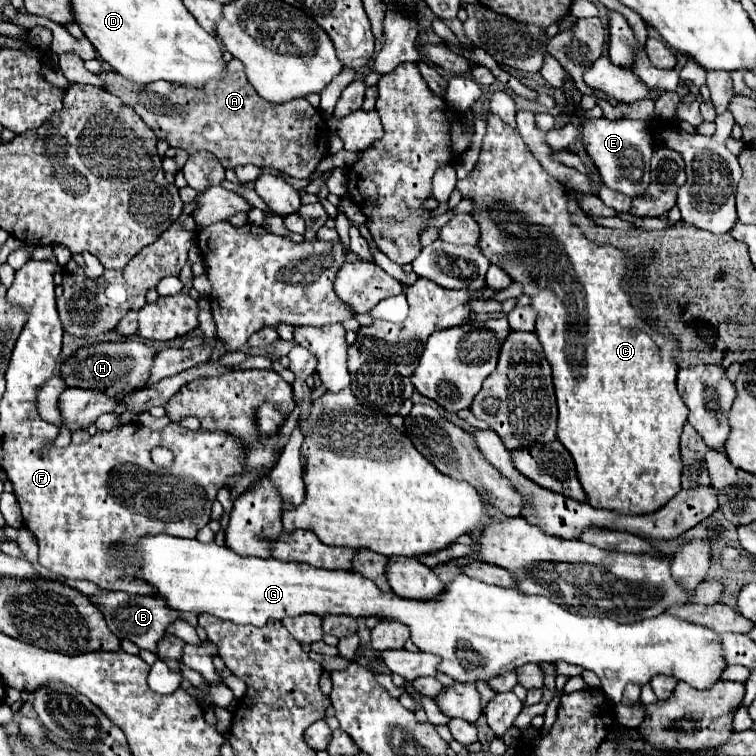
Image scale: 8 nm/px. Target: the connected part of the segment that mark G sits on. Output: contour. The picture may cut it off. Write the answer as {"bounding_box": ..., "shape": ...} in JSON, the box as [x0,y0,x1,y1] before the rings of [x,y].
{"bounding_box":[136,535,726,703],"shape":[[[154,535],[142,537],[136,545],[142,565],[140,577],[158,589],[160,595],[168,599],[168,605],[178,611],[192,611],[196,615],[210,613],[220,619],[228,619],[238,625],[256,625],[262,627],[270,619],[296,617],[304,613],[312,615],[348,615],[348,617],[380,617],[384,621],[400,621],[410,627],[410,641],[416,643],[420,651],[440,657],[438,671],[456,679],[458,683],[476,683],[498,677],[506,671],[514,671],[526,663],[552,661],[560,659],[580,665],[594,671],[602,681],[602,691],[614,701],[620,703],[622,691],[628,683],[648,683],[656,675],[672,675],[678,681],[686,681],[696,689],[708,689],[716,683],[726,669],[724,653],[720,647],[720,635],[708,627],[688,623],[674,615],[662,613],[652,619],[644,619],[632,625],[622,625],[612,619],[602,617],[580,617],[570,613],[564,607],[558,607],[546,597],[528,597],[520,591],[496,587],[458,575],[444,587],[440,599],[400,599],[398,595],[384,595],[376,583],[356,575],[354,571],[340,569],[322,569],[308,563],[280,561],[274,557],[242,557],[228,549],[226,545],[200,543],[196,539],[180,539],[172,535]]]}

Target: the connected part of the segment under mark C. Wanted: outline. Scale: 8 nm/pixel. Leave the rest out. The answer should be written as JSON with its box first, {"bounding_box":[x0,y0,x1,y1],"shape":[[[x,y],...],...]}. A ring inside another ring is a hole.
{"bounding_box":[458,115,688,515],"shape":[[[488,115],[488,133],[474,171],[458,181],[462,197],[474,201],[474,219],[482,229],[480,249],[490,263],[502,267],[512,281],[524,285],[538,311],[536,335],[552,365],[558,399],[558,439],[570,451],[588,503],[624,515],[648,515],[680,493],[680,433],[688,407],[676,391],[676,341],[646,325],[626,303],[620,287],[626,255],[610,245],[588,241],[570,221],[566,189],[550,177],[530,153],[522,137],[498,115]]]}

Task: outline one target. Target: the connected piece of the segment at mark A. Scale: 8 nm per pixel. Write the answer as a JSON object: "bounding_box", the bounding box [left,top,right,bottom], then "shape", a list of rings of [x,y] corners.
{"bounding_box":[98,59,328,179],"shape":[[[232,59],[224,75],[216,83],[208,83],[204,91],[172,87],[172,83],[164,81],[136,85],[114,71],[102,71],[98,77],[104,81],[106,91],[134,107],[142,121],[156,131],[158,139],[166,139],[172,147],[184,149],[186,153],[210,151],[224,169],[252,163],[256,167],[274,167],[290,177],[308,179],[328,155],[328,139],[316,137],[316,121],[322,119],[320,111],[306,99],[294,99],[282,105],[264,101],[248,83],[238,59]]]}

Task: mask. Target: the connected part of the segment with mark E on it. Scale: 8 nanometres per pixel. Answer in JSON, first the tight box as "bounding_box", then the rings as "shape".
{"bounding_box":[580,119,654,197],"shape":[[[582,119],[580,141],[590,155],[596,171],[602,177],[602,183],[610,189],[622,191],[628,197],[644,195],[650,185],[650,157],[654,153],[652,135],[646,129],[644,121],[610,121],[610,119]]]}

